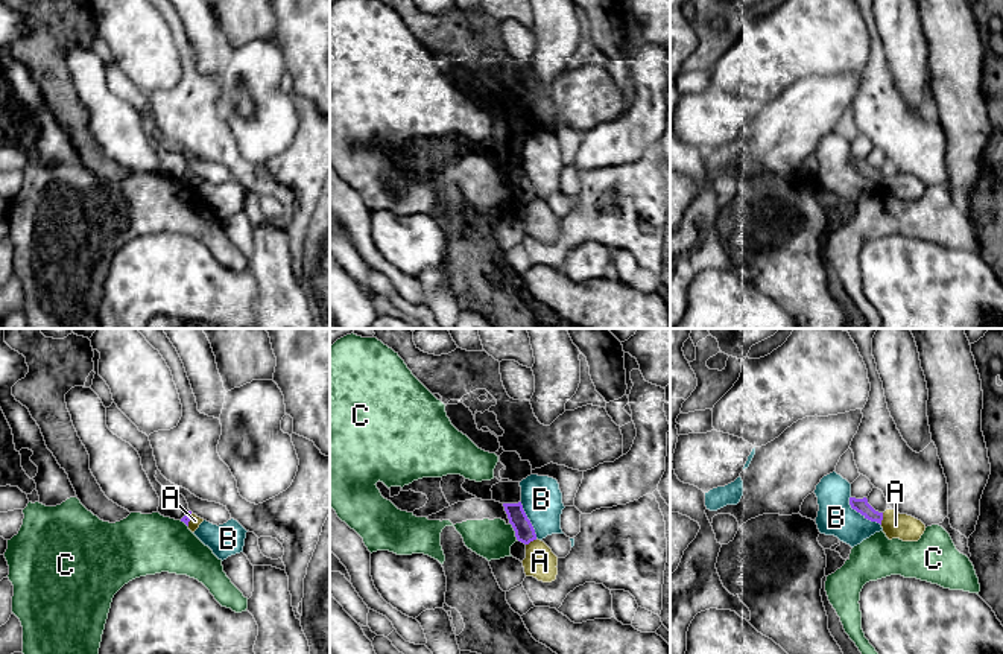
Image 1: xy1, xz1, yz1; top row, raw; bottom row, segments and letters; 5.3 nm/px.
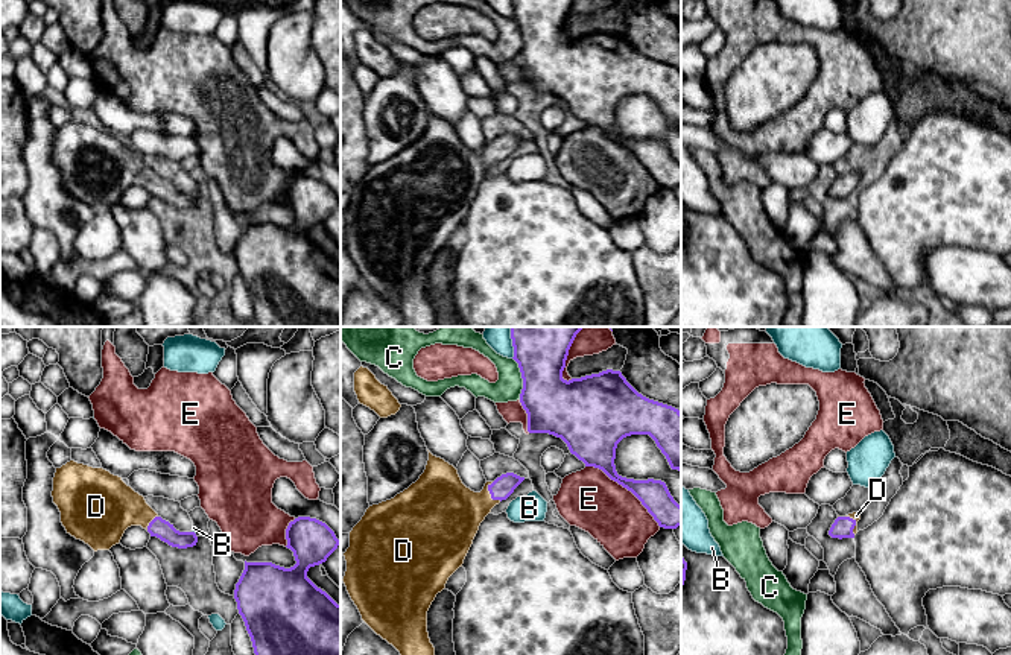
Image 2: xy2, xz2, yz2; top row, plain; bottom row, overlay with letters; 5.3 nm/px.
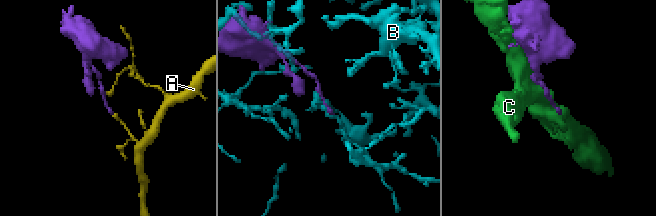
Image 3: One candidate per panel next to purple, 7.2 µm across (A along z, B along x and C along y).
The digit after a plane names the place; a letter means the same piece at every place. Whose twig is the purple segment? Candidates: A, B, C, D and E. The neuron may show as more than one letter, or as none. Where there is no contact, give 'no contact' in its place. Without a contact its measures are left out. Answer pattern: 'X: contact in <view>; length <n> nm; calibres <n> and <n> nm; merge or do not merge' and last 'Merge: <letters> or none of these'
A: contact in yz1; length 70 nm; calibres 80 and 140 nm; do not merge
B: contact in yz1; length 220 nm; calibres 80 and 190 nm; do not merge
C: contact in xz2; length 220 nm; calibres 300 and 140 nm; do not merge
D: contact in xz2; length 120 nm; calibres 110 and 340 nm; merge
E: contact in xz2; length 500 nm; calibres 190 and 320 nm; do not merge
Merge: D

